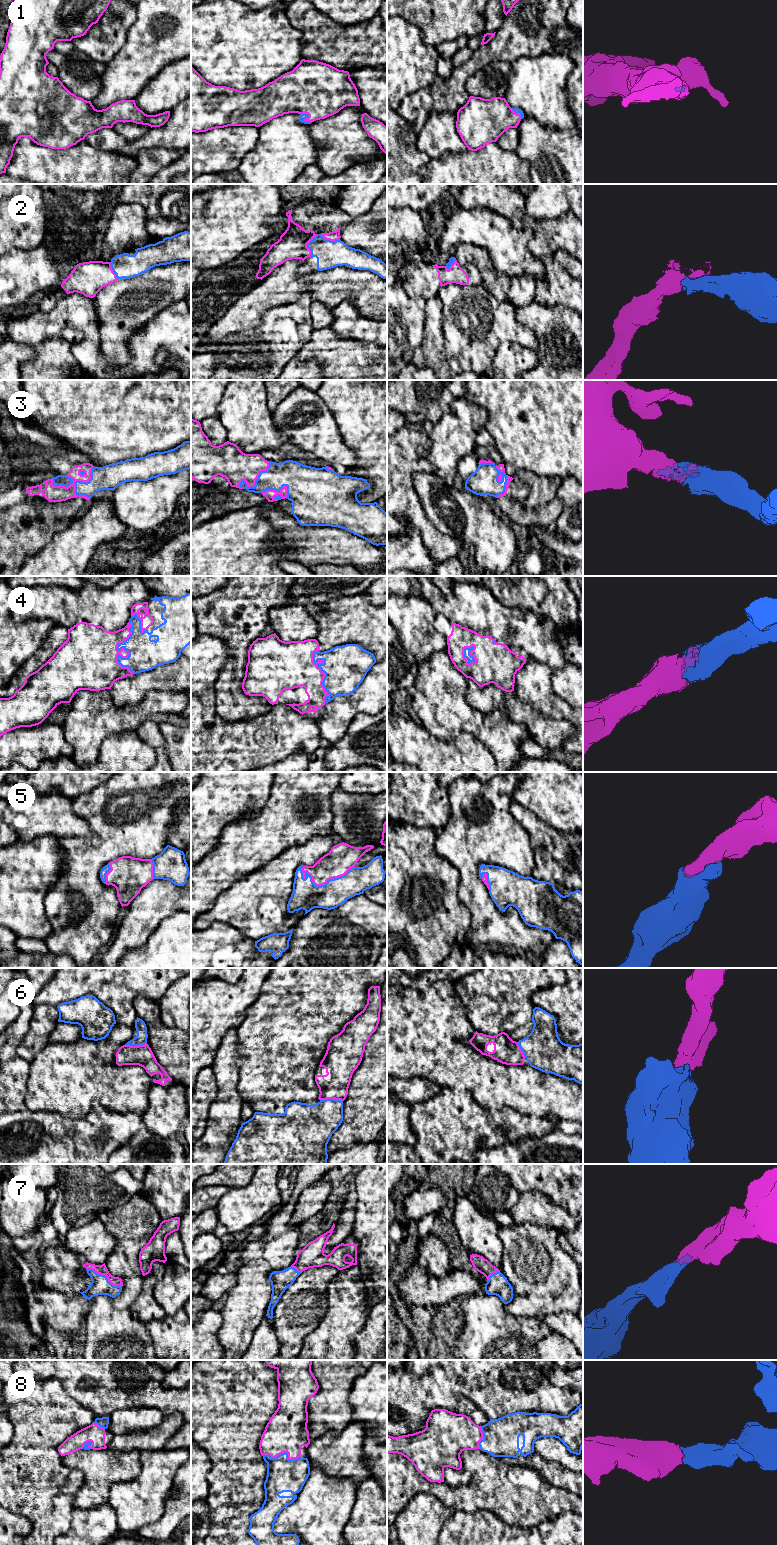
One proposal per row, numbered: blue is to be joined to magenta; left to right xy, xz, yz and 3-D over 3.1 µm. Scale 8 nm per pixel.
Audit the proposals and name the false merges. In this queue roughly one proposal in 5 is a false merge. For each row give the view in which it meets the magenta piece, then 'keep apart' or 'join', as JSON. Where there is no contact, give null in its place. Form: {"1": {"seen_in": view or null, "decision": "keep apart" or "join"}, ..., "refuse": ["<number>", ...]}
{"1": {"seen_in": "xz", "decision": "join"}, "2": {"seen_in": "xz", "decision": "join"}, "3": {"seen_in": "xy", "decision": "join"}, "4": {"seen_in": "xy", "decision": "join"}, "5": {"seen_in": "xz", "decision": "join"}, "6": {"seen_in": "xz", "decision": "join"}, "7": {"seen_in": "xy", "decision": "join"}, "8": {"seen_in": "xz", "decision": "join"}, "refuse": []}

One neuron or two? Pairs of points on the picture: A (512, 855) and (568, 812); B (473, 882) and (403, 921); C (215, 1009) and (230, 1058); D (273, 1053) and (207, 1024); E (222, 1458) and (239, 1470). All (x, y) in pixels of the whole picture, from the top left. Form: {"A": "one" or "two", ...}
{"A": "two", "B": "two", "C": "two", "D": "two", "E": "one"}

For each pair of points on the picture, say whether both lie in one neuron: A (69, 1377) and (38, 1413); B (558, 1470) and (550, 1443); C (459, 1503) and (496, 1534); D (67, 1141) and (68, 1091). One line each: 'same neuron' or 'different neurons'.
A: different neurons
B: different neurons
C: different neurons
D: different neurons

